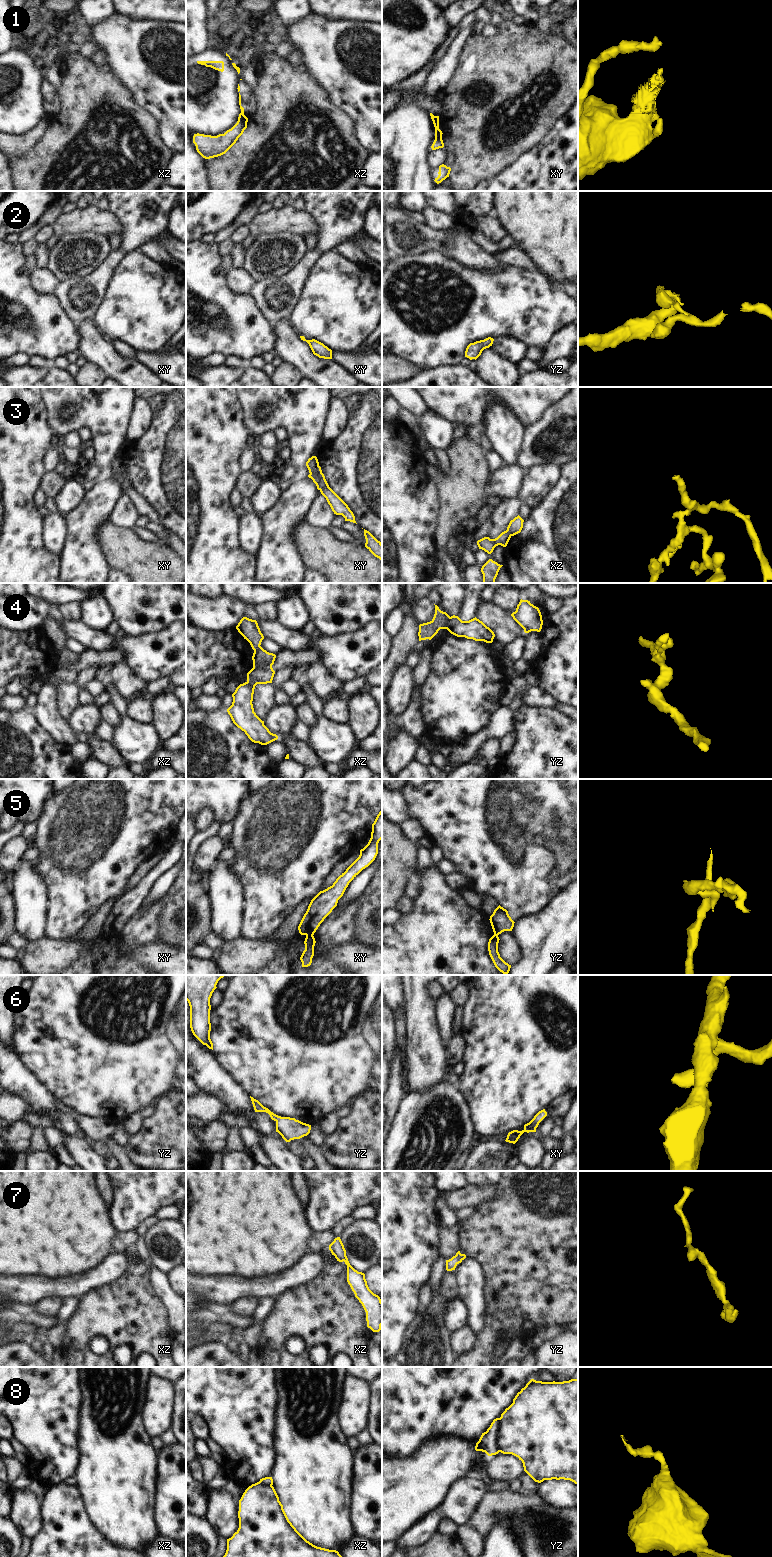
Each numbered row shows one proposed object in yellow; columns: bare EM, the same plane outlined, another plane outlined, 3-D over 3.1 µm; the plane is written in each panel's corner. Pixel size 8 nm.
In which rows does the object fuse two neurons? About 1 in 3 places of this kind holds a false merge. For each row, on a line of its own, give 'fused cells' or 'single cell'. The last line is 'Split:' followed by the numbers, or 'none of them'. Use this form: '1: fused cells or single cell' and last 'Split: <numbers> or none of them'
1: fused cells
2: single cell
3: fused cells
4: fused cells
5: fused cells
6: single cell
7: single cell
8: fused cells
Split: 1, 3, 4, 5, 8

